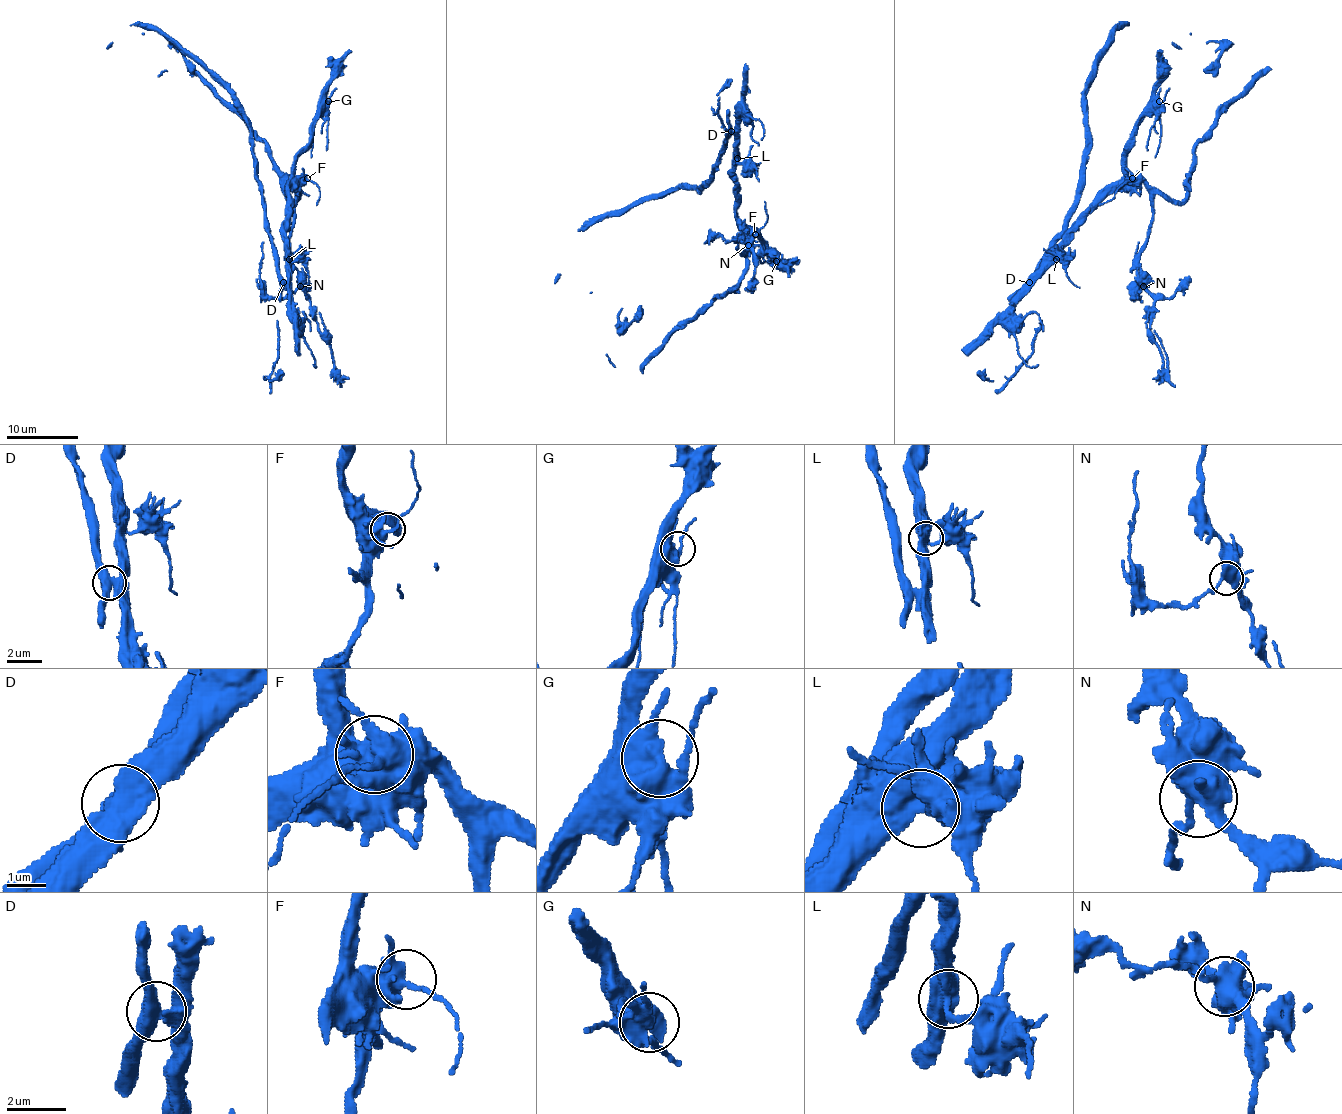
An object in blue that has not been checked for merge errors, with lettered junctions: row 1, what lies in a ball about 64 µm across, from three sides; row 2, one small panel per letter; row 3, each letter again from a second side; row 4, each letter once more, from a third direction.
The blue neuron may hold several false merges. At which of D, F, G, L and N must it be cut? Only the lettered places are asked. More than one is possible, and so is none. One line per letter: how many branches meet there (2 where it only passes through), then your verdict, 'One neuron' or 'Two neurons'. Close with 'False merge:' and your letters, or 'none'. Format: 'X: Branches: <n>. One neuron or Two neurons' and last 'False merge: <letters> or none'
D: Branches: 4. Two neurons
F: Branches: 5. One neuron
G: Branches: 3. One neuron
L: Branches: 2. One neuron
N: Branches: 4. One neuron
False merge: D

